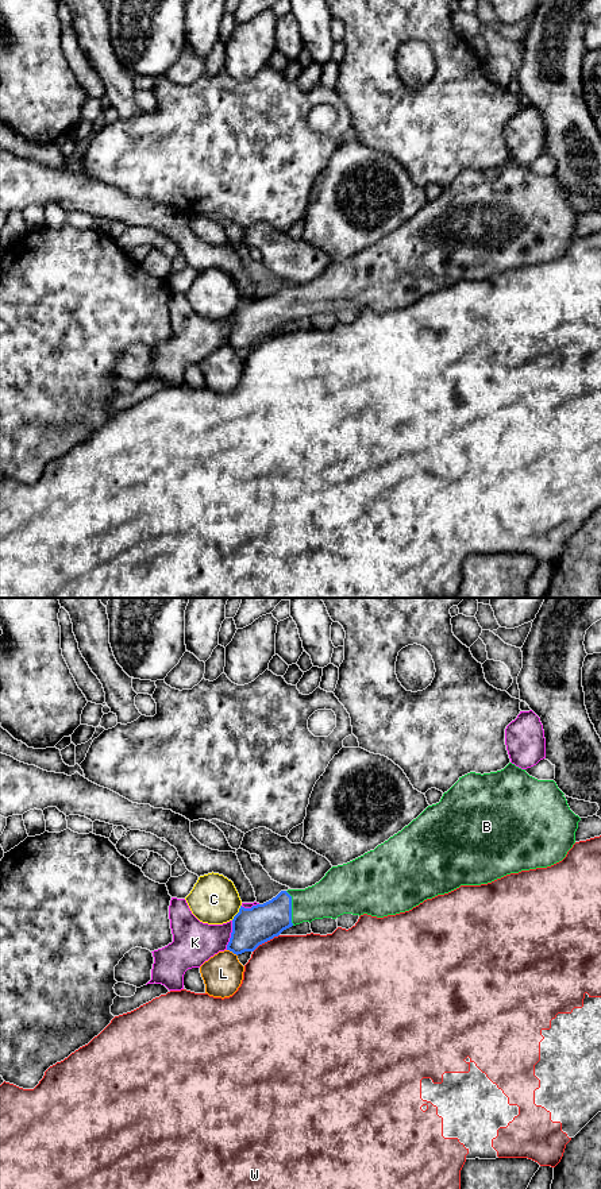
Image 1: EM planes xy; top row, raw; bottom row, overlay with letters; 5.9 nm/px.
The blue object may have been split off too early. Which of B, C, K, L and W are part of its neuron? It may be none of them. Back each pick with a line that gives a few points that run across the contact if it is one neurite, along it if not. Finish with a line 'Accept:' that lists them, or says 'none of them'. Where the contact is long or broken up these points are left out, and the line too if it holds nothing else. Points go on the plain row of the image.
B: line xy (254, 321), (291, 304), (330, 293)
Accept: B

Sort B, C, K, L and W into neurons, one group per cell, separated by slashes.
B / C / K / L / W

